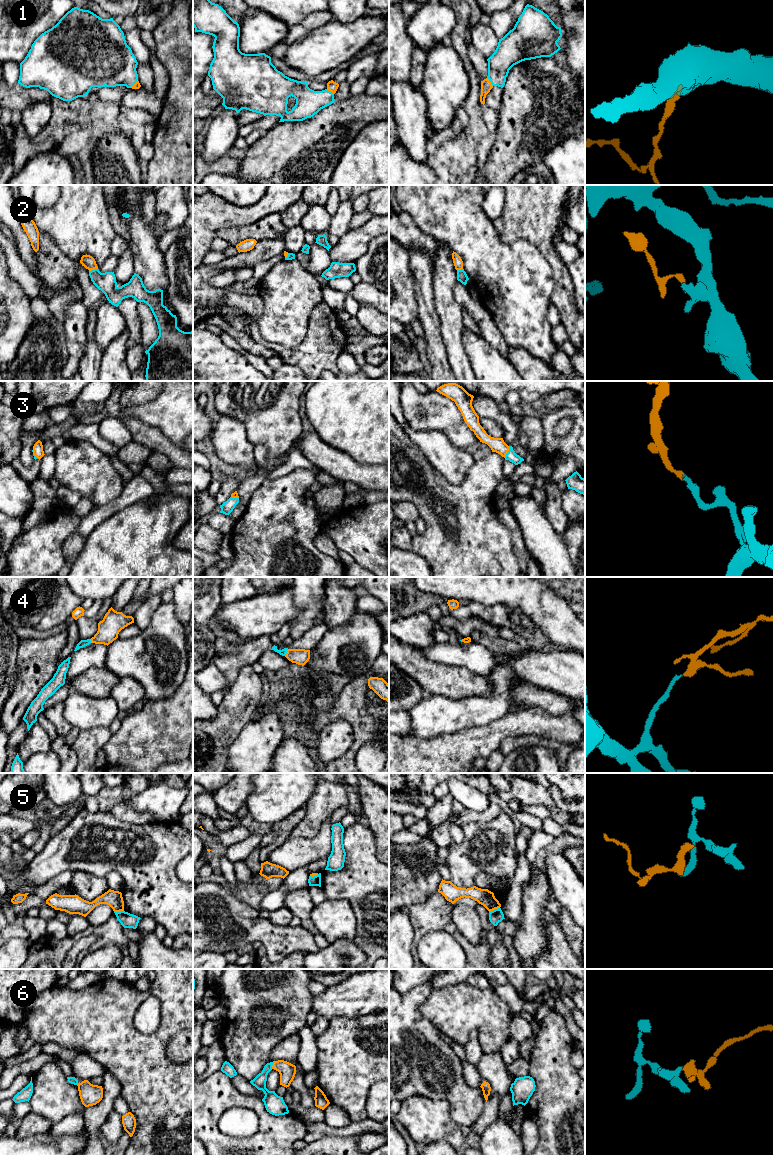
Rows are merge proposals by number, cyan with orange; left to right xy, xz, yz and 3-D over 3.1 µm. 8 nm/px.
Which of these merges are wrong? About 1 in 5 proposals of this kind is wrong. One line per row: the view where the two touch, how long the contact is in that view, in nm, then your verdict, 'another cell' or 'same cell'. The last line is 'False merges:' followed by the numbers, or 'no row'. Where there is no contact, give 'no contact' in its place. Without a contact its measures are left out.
1: contact in yz; length 90 nm; same cell
2: contact in xy; length 80 nm; another cell
3: contact in yz; length 100 nm; same cell
4: contact in xz; length 70 nm; same cell
5: contact in yz; length 100 nm; same cell
6: contact in xz; length 70 nm; same cell
False merges: 2

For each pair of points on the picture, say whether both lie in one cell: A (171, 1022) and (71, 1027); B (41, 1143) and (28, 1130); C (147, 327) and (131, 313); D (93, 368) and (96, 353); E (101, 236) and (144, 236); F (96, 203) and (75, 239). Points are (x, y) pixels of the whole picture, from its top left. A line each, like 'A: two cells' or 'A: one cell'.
A: one cell
B: two cells
C: two cells
D: one cell
E: two cells
F: one cell

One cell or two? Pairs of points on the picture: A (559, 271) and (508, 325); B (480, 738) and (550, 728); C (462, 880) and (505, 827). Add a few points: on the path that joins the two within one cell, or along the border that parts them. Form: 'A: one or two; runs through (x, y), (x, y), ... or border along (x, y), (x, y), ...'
A: two; border along (543, 256), (550, 267), (554, 282), (550, 300)
B: one; runs through (497, 730), (507, 726), (533, 726)
C: one; runs through (476, 867), (482, 863), (494, 841)

